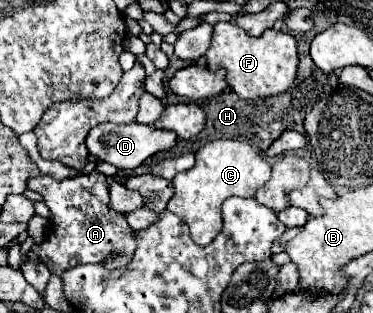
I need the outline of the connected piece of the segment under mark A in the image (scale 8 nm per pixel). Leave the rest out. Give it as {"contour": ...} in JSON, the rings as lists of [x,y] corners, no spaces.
{"contour":[[[91,172],[75,178],[55,180],[49,174],[39,174],[33,180],[29,180],[29,190],[39,192],[53,214],[51,222],[55,228],[51,228],[43,244],[33,246],[33,252],[51,270],[51,274],[61,276],[65,270],[77,264],[97,264],[105,260],[111,254],[111,250],[121,254],[121,258],[113,262],[115,268],[123,268],[131,260],[129,256],[135,250],[133,230],[129,228],[123,214],[117,214],[107,206],[109,190],[105,176]]]}

